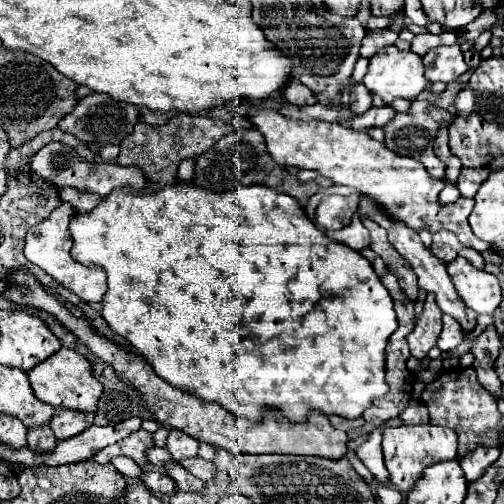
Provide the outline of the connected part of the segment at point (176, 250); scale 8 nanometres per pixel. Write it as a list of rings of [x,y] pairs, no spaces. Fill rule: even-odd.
[[[150,183],[142,191],[112,191],[92,213],[84,213],[72,219],[70,235],[74,239],[72,257],[84,265],[100,265],[108,275],[108,291],[102,299],[102,317],[108,327],[122,335],[136,349],[136,353],[140,353],[152,365],[152,369],[174,387],[180,387],[200,399],[216,401],[236,417],[254,423],[260,423],[266,417],[266,411],[282,411],[282,417],[286,417],[290,423],[304,423],[312,411],[356,419],[376,399],[388,393],[388,385],[384,381],[386,345],[398,327],[390,293],[374,273],[370,261],[350,247],[342,247],[342,243],[334,243],[330,237],[326,237],[306,217],[300,203],[288,195],[280,195],[268,187],[242,187],[224,195],[202,191],[190,183]]]

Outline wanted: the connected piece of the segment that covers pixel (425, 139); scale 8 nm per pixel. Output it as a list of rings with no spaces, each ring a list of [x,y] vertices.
[[[416,99],[416,101],[412,101],[412,105],[410,105],[410,109],[406,113],[396,113],[396,117],[390,123],[384,125],[384,139],[386,139],[384,145],[390,151],[398,153],[398,155],[406,155],[406,157],[418,159],[432,177],[444,179],[446,165],[432,151],[432,143],[434,143],[436,133],[438,133],[438,123],[442,123],[442,119],[446,119],[448,123],[452,123],[454,121],[454,115],[450,115],[448,111],[436,107],[436,105],[428,103],[428,101]]]

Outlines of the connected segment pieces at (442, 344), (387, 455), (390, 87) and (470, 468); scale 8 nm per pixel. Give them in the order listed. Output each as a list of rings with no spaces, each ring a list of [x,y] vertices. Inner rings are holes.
[[[444,315],[444,329],[438,337],[438,347],[442,351],[450,351],[450,349],[458,347],[462,341],[464,341],[464,333],[462,333],[462,327],[458,325],[458,321],[450,315]]]
[[[400,425],[394,429],[384,429],[382,437],[382,453],[384,453],[384,465],[390,473],[390,483],[402,491],[408,493],[410,487],[420,479],[422,471],[438,461],[450,461],[456,459],[456,433],[448,427],[440,425]]]
[[[382,47],[370,57],[370,67],[362,83],[368,87],[370,93],[382,97],[386,103],[392,103],[396,97],[402,99],[416,99],[420,91],[428,85],[428,79],[424,77],[424,65],[422,57],[414,55],[412,51],[400,51],[398,47]]]
[[[476,447],[474,451],[466,453],[460,459],[460,467],[464,469],[468,483],[478,479],[482,475],[482,471],[486,471],[486,467],[490,467],[498,457],[500,457],[498,447]]]

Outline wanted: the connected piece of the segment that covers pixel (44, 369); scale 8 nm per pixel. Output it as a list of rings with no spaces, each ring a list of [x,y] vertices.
[[[62,347],[50,359],[30,369],[28,379],[30,379],[30,387],[34,395],[40,401],[46,401],[48,405],[56,403],[54,407],[68,407],[68,409],[76,409],[76,411],[85,413],[96,412],[98,399],[102,395],[102,385],[92,375],[92,367],[88,359],[66,347]]]

